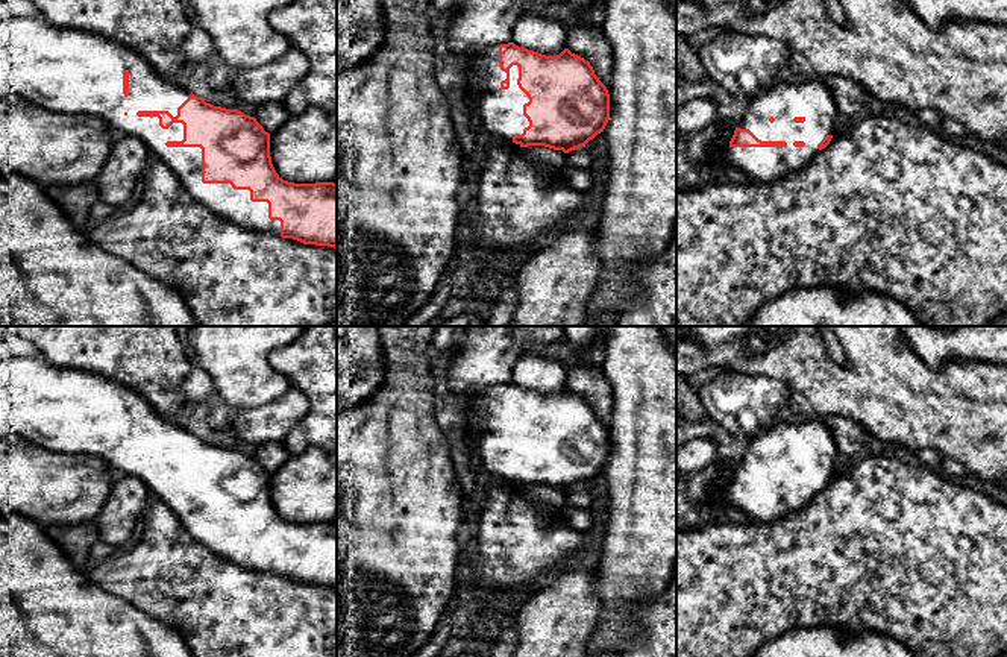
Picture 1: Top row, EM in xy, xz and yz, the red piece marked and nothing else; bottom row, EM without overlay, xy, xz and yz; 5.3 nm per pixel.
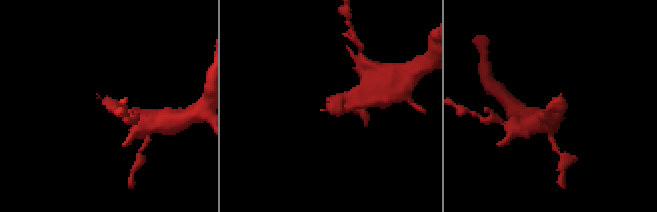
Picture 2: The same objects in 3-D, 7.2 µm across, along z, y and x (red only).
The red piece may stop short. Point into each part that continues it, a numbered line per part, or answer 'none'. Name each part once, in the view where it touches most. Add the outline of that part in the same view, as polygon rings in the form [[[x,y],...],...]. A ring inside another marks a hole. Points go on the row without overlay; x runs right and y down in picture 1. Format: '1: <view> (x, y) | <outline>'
1: xy (72, 411) | [[[8,357],[0,360],[0,435],[23,437],[30,443],[39,445],[47,451],[61,454],[86,454],[103,460],[108,467],[117,469],[124,476],[136,476],[155,493],[158,501],[170,507],[179,517],[184,528],[202,545],[209,548],[221,558],[253,572],[268,572],[281,575],[281,561],[268,558],[267,542],[252,542],[249,530],[234,530],[231,523],[203,523],[202,522],[202,489],[200,487],[167,487],[167,481],[184,479],[184,464],[173,463],[168,469],[159,466],[158,457],[138,457],[138,451],[168,451],[173,457],[177,455],[177,448],[190,437],[177,419],[161,416],[152,404],[127,388],[126,385],[103,378],[100,375],[56,367],[47,363],[42,357],[17,358]],[[123,411],[129,411],[129,434],[123,434]]]

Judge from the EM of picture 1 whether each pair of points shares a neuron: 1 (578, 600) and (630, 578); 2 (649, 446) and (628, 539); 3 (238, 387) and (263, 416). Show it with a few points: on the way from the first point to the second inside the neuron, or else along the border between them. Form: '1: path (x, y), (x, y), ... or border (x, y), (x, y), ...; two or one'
1: border (596, 571), (596, 595), (601, 613), (593, 627); two
2: path (649, 469), (649, 516); one
3: border (287, 389), (264, 404), (237, 410); two

